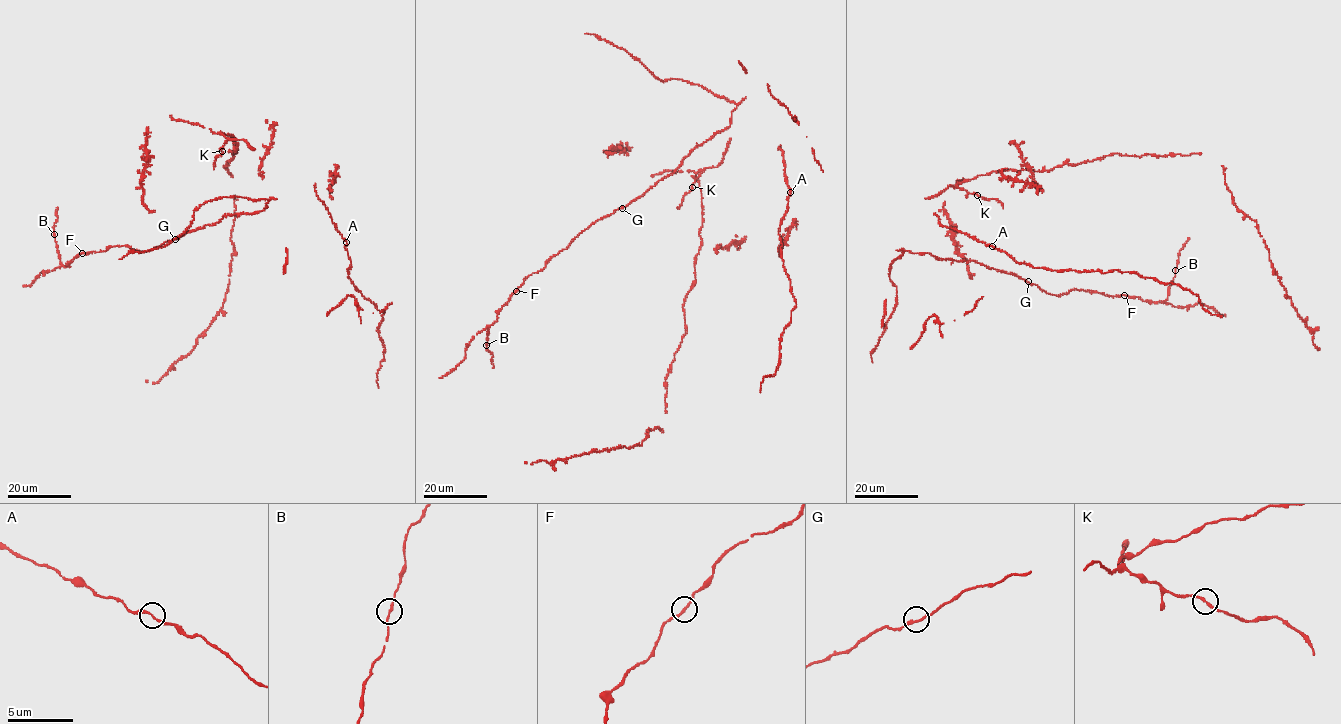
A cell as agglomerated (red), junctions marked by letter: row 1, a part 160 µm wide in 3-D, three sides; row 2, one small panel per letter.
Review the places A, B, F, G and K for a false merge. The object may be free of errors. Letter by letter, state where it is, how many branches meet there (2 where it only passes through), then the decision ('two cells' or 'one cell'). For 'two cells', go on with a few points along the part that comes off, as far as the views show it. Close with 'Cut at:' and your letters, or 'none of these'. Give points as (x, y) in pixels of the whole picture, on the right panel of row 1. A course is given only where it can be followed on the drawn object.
A: place (992, 246); branches 2; one cell
B: place (1175, 270); branches 2; one cell
F: place (1124, 295); branches 2; one cell
G: place (1028, 281); branches 2; one cell
K: place (977, 195); branches 2; one cell
Cut at: none of these

